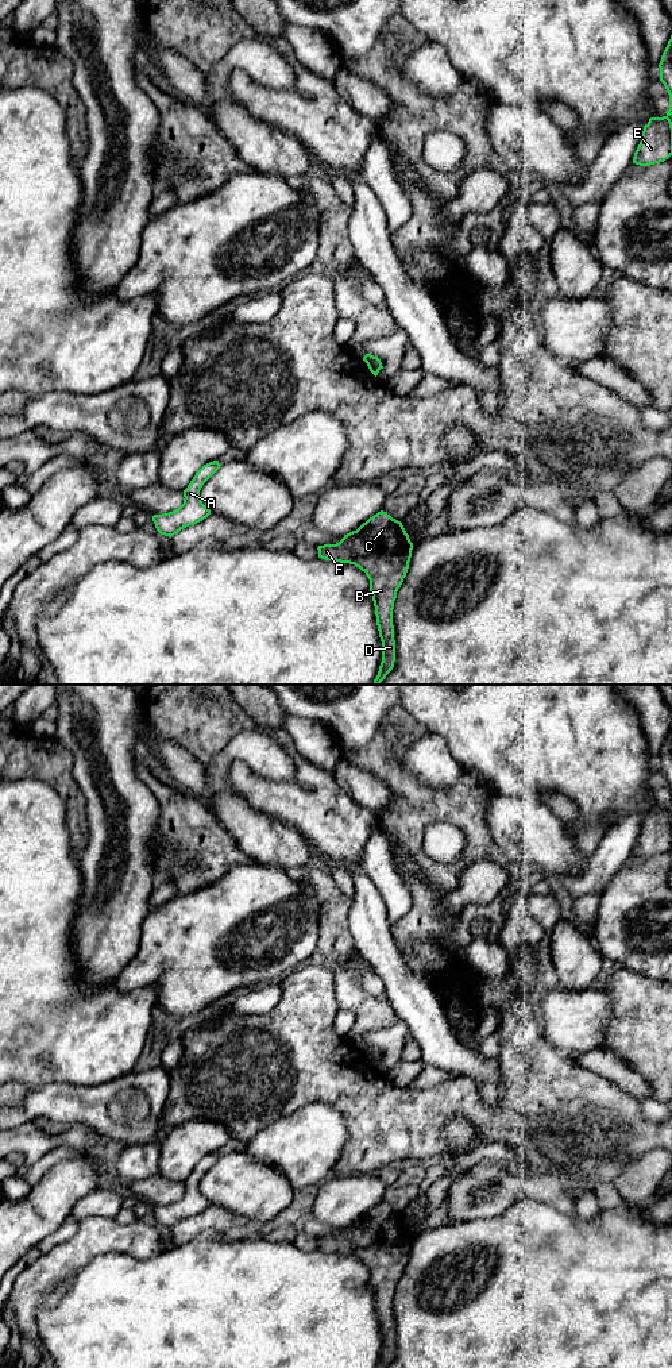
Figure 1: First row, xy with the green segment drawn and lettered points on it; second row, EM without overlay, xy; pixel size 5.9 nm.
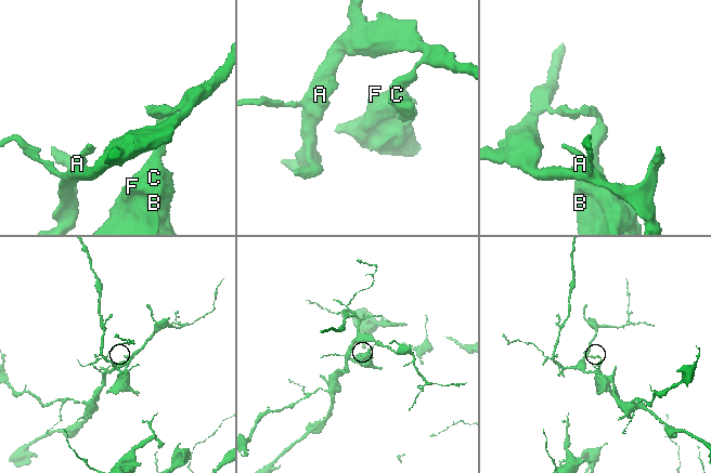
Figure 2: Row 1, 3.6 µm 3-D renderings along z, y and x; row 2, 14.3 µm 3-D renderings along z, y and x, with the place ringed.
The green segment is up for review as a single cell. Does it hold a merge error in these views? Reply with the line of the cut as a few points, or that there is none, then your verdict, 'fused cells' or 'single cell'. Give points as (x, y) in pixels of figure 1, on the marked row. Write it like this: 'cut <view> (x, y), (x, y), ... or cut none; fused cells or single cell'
cut xy (381, 363), (367, 365); fused cells

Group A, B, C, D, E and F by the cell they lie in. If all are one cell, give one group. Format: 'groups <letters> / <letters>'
groups A E / B C D F

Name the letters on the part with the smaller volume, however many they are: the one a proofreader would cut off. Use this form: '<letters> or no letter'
B, C, D, F

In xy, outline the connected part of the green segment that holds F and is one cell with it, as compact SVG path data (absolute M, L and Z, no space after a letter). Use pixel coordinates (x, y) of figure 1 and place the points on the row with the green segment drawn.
M381 510L339 543L318 546L317 550L318 558L355 564L370 579L382 641L382 662L372 685L379 685L395 662L393 609L409 569L413 543L402 523Z

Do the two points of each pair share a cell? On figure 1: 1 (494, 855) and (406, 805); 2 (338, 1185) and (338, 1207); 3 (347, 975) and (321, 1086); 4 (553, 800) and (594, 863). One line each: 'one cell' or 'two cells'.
1: one cell
2: one cell
3: two cells
4: two cells

